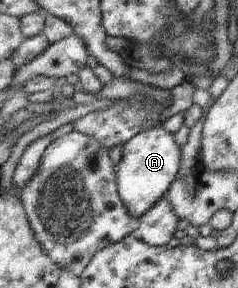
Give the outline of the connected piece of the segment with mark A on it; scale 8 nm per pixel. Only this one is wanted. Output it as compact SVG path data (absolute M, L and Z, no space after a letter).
M163 126L145 130L123 146L123 156L115 169L120 199L132 217L140 219L165 198L179 177L182 153L183 147L176 143L174 133Z

